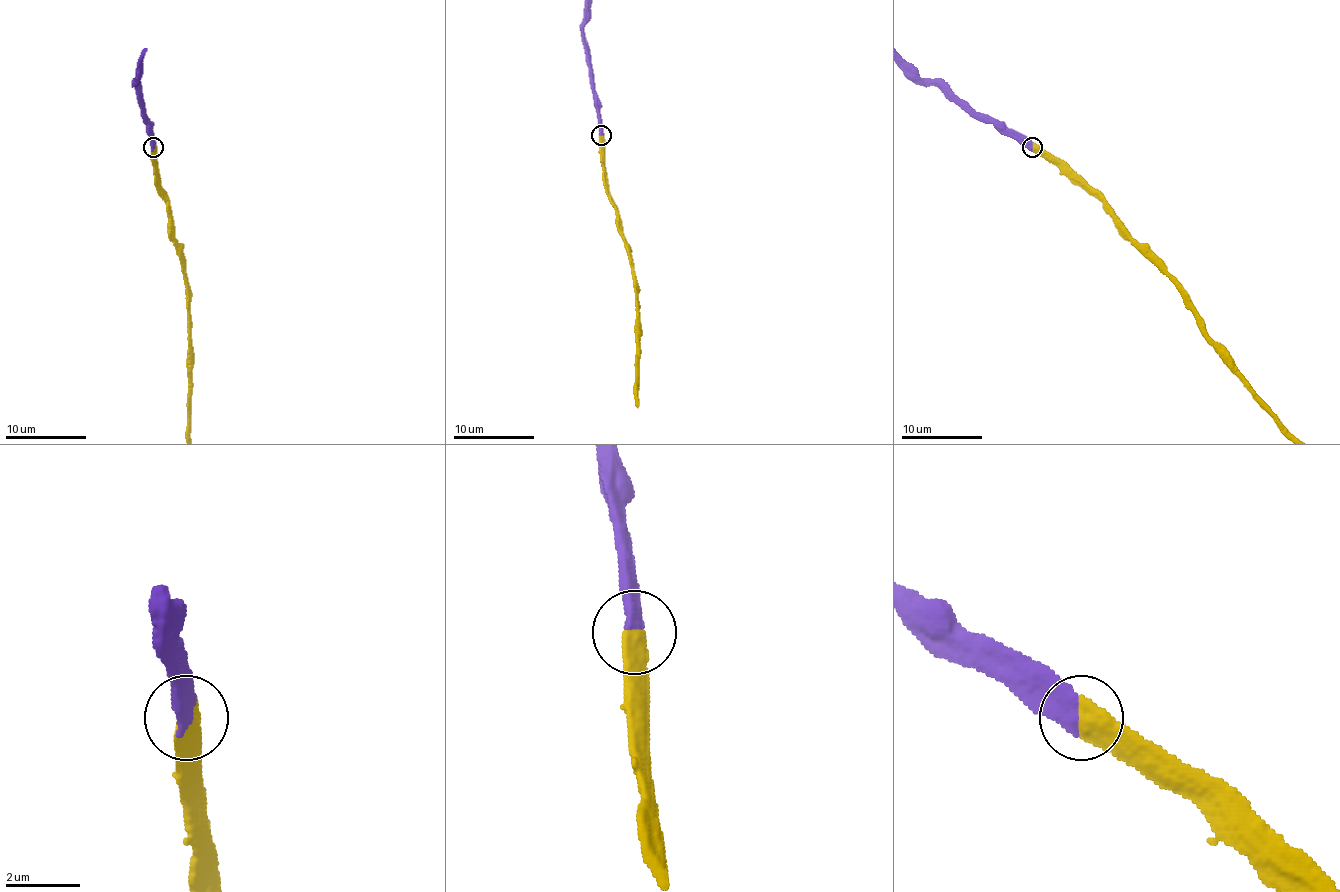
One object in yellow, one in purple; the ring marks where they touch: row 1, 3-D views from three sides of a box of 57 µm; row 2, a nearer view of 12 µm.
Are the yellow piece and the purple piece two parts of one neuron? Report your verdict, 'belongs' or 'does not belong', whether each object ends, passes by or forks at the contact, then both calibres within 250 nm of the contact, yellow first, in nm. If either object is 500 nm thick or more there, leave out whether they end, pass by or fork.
belongs | 550/500 nm

